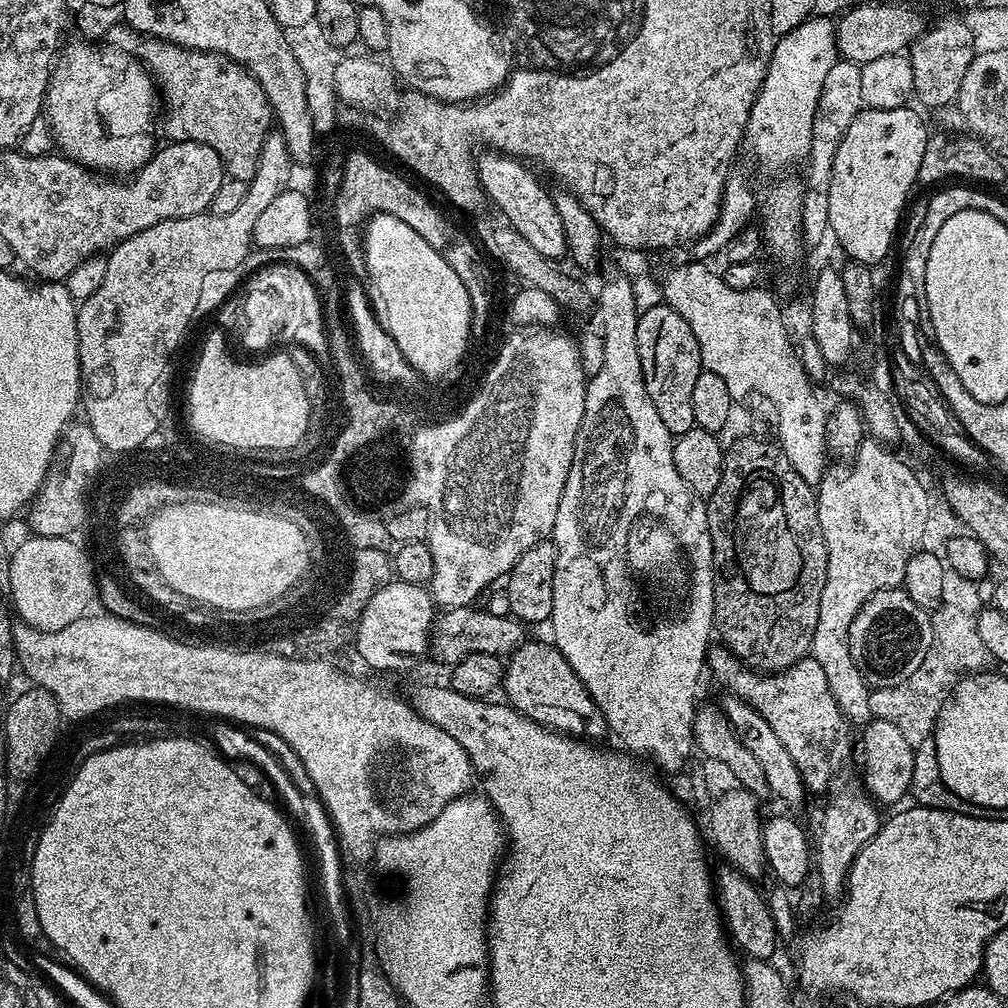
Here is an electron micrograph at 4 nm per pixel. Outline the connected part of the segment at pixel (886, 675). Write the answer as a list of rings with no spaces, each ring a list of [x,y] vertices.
[[[903,587],[887,588],[886,590],[878,590],[871,598],[864,603],[862,610],[858,610],[858,614],[854,618],[854,622],[850,626],[850,654],[854,658],[854,662],[858,666],[858,670],[868,681],[873,689],[894,686],[895,683],[902,682],[903,679],[910,678],[910,674],[914,674],[914,670],[918,670],[918,666],[922,666],[922,658],[926,658],[926,650],[930,650],[932,645],[932,617],[929,609],[918,606],[918,602],[914,602],[914,598],[910,598],[910,594],[904,592]]]

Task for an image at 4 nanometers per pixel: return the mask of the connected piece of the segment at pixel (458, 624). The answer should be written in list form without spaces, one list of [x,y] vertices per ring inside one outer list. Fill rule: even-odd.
[[[483,607],[450,608],[437,615],[430,637],[430,656],[440,664],[451,666],[472,654],[507,657],[526,639],[525,625],[512,616],[490,614]]]

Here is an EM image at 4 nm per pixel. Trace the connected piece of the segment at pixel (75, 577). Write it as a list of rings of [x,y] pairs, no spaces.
[[[35,534],[29,537],[10,552],[10,578],[6,592],[12,595],[11,607],[15,615],[32,628],[42,632],[62,630],[62,626],[70,626],[70,622],[89,615],[91,608],[88,607],[98,596],[98,572],[92,569],[87,550],[75,544],[75,539]]]

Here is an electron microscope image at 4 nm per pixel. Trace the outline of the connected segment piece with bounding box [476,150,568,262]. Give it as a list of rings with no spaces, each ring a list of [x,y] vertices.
[[[484,150],[484,153],[479,153],[479,155],[476,156],[476,172],[477,175],[480,177],[480,186],[484,189],[485,197],[489,201],[493,200],[494,203],[496,203],[496,208],[501,217],[503,217],[504,220],[506,220],[508,223],[511,224],[512,228],[518,232],[518,234],[522,234],[522,237],[526,238],[527,241],[531,243],[535,247],[535,249],[538,250],[539,254],[544,255],[548,260],[551,260],[553,262],[559,261],[559,256],[562,257],[567,253],[568,247],[566,246],[566,230],[562,226],[562,217],[558,214],[558,206],[554,206],[554,202],[552,201],[552,192],[549,191],[549,189],[544,189],[542,185],[540,185],[540,180],[538,177],[535,176],[534,173],[531,172],[533,169],[529,167],[527,163],[523,159],[517,158],[515,156],[506,156],[503,152],[498,152],[495,150]]]

